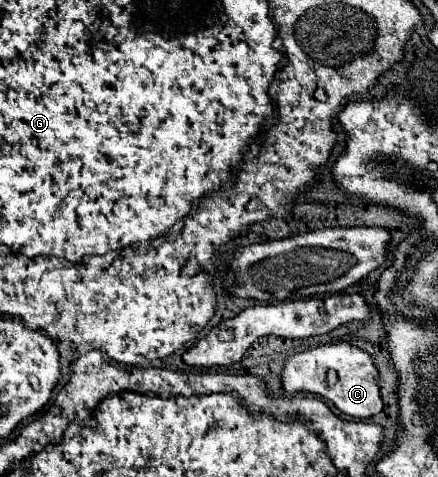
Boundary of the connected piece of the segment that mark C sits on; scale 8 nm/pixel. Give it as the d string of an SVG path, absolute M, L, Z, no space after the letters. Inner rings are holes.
M346 342L318 346L290 356L282 368L282 390L288 394L296 392L320 394L322 398L330 400L342 414L352 418L370 418L382 412L382 398L378 392L378 370L372 362L372 356ZM328 370L336 370L338 374L338 382L332 388L326 386Z

